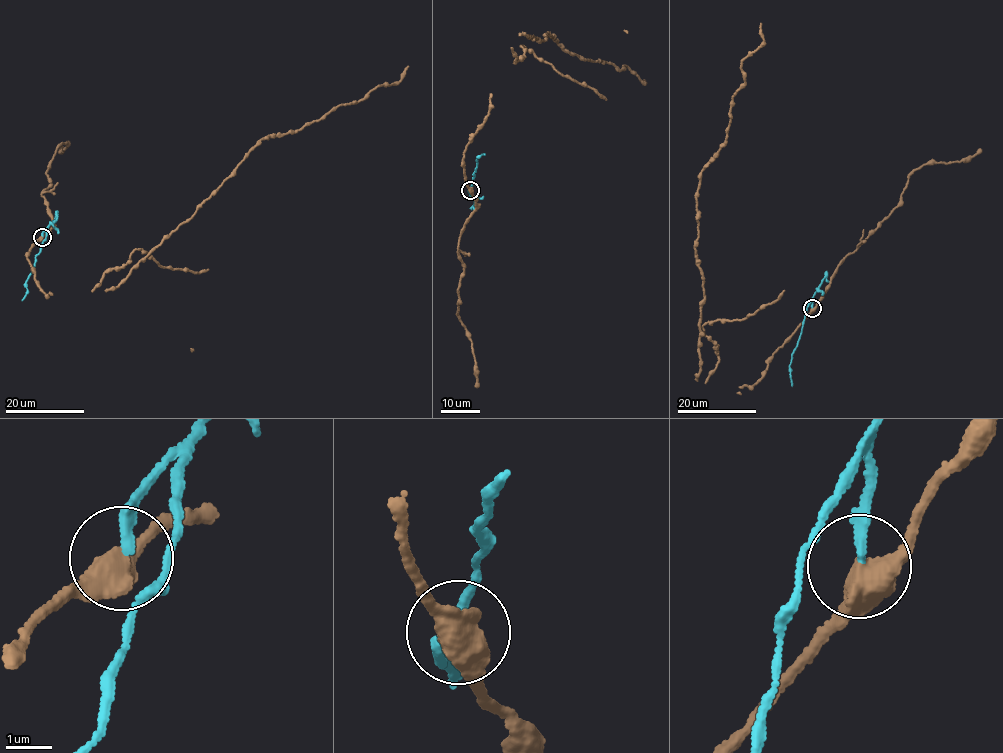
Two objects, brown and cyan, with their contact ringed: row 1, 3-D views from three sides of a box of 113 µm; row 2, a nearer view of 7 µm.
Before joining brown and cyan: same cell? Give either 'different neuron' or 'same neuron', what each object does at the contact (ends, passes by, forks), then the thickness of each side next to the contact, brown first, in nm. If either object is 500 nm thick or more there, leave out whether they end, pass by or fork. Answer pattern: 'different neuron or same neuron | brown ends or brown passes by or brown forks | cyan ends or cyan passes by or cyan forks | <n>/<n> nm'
different neuron | 550/240 nm

